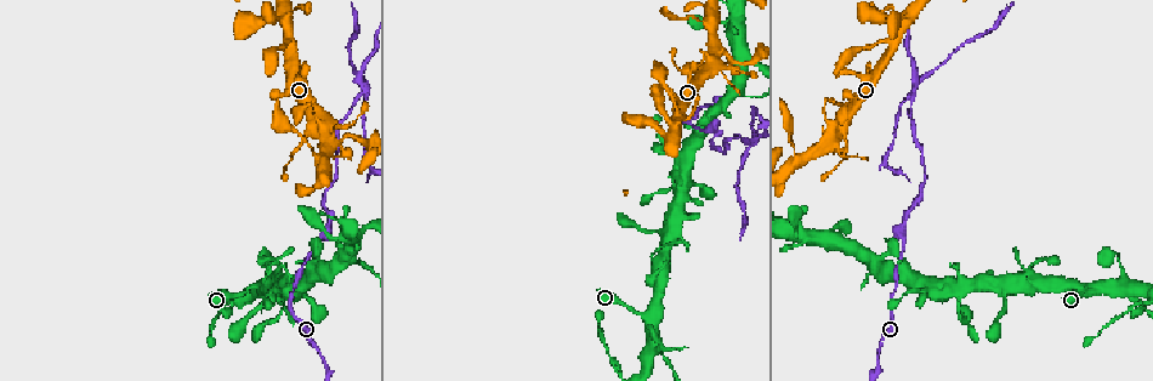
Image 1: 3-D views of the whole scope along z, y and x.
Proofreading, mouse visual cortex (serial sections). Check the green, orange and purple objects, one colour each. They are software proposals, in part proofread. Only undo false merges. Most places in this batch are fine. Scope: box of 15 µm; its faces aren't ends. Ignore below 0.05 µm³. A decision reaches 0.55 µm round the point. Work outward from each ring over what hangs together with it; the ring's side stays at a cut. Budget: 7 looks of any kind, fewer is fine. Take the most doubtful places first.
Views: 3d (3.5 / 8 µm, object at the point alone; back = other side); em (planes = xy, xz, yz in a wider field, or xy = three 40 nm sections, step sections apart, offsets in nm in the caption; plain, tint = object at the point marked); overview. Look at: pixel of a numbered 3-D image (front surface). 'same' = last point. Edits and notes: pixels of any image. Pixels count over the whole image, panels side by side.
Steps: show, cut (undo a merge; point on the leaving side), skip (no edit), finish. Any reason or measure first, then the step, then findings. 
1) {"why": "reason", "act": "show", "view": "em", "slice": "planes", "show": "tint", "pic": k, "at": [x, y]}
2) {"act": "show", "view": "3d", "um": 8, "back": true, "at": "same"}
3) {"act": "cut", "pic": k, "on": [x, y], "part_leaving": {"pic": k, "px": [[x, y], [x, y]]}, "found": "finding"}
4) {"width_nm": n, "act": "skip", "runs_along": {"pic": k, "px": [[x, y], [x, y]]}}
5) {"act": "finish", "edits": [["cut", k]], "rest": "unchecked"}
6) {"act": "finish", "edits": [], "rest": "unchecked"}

{"why": "sharp bend", "act": "show", "view": "3d", "um": 3.5, "pic": 1, "at": [361, 93]}

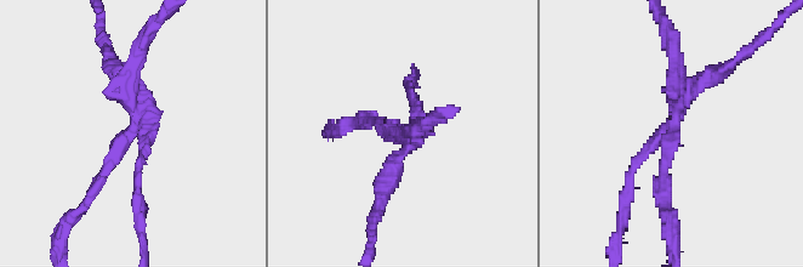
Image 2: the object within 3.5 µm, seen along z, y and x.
{"act": "show", "view": "em", "slice": "xy", "step": 1, "show": "tint", "pic": 2, "at": [674, 133]}

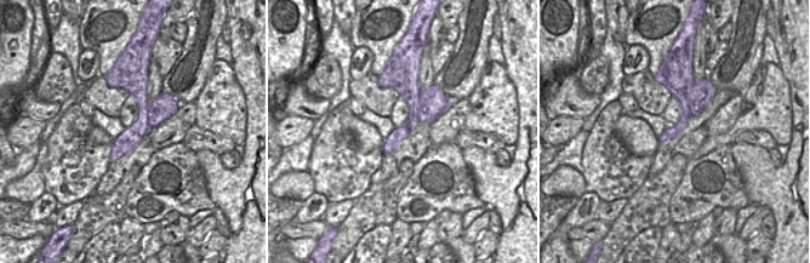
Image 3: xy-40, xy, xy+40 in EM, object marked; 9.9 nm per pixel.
{"width_nm": 220, "act": "cut", "pic": 2, "on": [392, 182], "part_leaving": {"pic": 2, "px": [[406, 146], [392, 162], [372, 227]]}, "found": "two cells meet here"}

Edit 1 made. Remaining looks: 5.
{"act": "show", "view": "3d", "um": 8, "pic": 1, "at": [707, 59]}

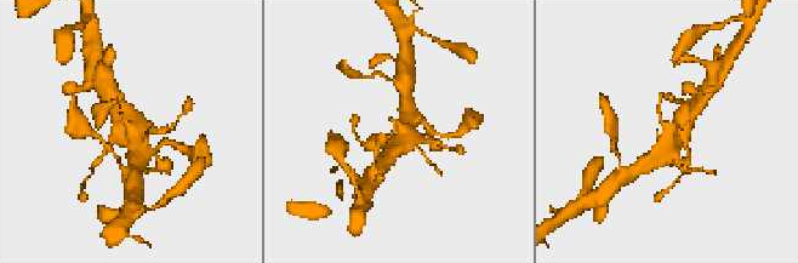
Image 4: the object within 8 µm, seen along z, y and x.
{"act": "show", "view": "3d", "um": 3.5, "pic": 4, "at": [402, 129]}

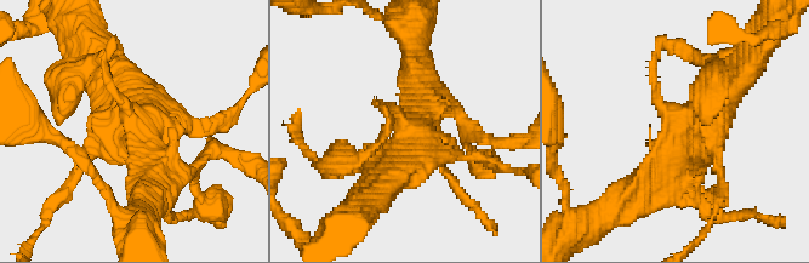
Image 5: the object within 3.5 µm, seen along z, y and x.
{"why": "shape alone is not enough", "act": "show", "view": "em", "slice": "xy", "step": 2, "show": "tint", "pic": 5, "at": [678, 113]}

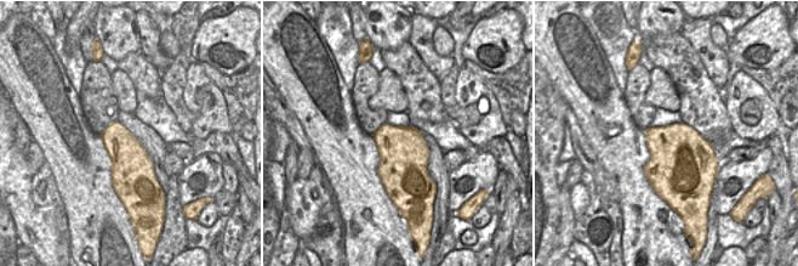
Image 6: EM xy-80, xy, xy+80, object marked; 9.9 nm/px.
{"act": "skip", "runs_along": {"pic": 5, "px": [[744, 72], [644, 190]]}, "found": "one cell here"}

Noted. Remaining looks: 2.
{"why": "three-way junction", "act": "show", "view": "3d", "um": 3.5, "pic": 1, "at": [827, 233]}

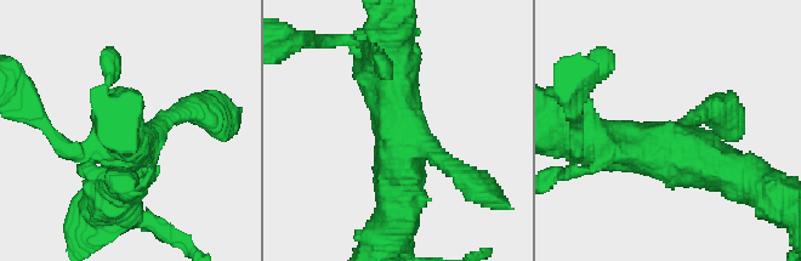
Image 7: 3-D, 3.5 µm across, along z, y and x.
{"arms": 3, "arm_widths_nm": [250, 600, 600], "act": "show", "view": "em", "slice": "xy", "step": 1, "show": "tint", "pic": 7, "at": [416, 142]}

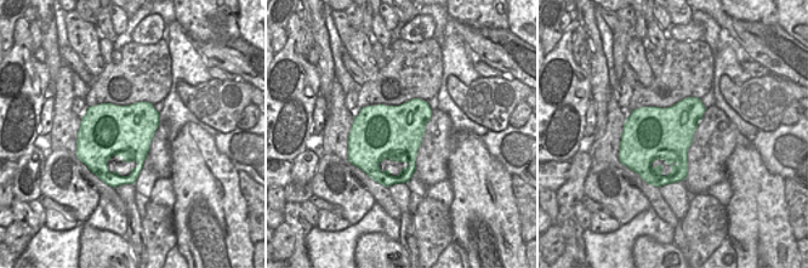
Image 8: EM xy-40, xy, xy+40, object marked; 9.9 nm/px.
{"act": "skip", "runs_along": {"pic": 7, "px": [[744, 177], [679, 143], [595, 143]]}, "found": "one cell here"}

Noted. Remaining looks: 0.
{"act": "finish", "edits": [["cut", 2]], "rest": "unchecked"}

